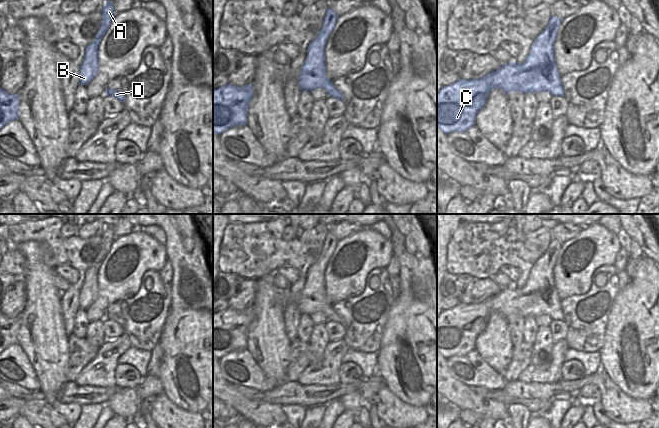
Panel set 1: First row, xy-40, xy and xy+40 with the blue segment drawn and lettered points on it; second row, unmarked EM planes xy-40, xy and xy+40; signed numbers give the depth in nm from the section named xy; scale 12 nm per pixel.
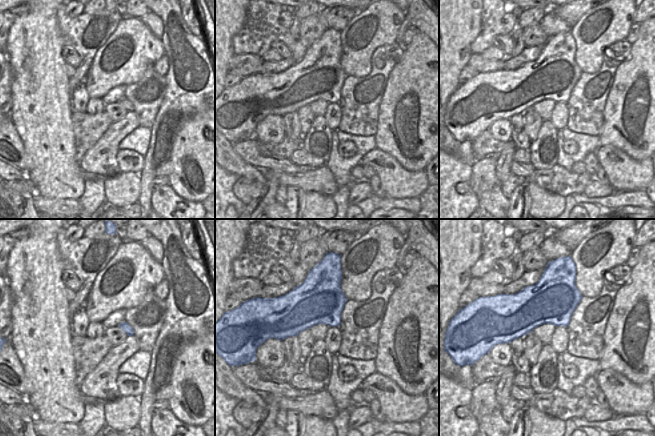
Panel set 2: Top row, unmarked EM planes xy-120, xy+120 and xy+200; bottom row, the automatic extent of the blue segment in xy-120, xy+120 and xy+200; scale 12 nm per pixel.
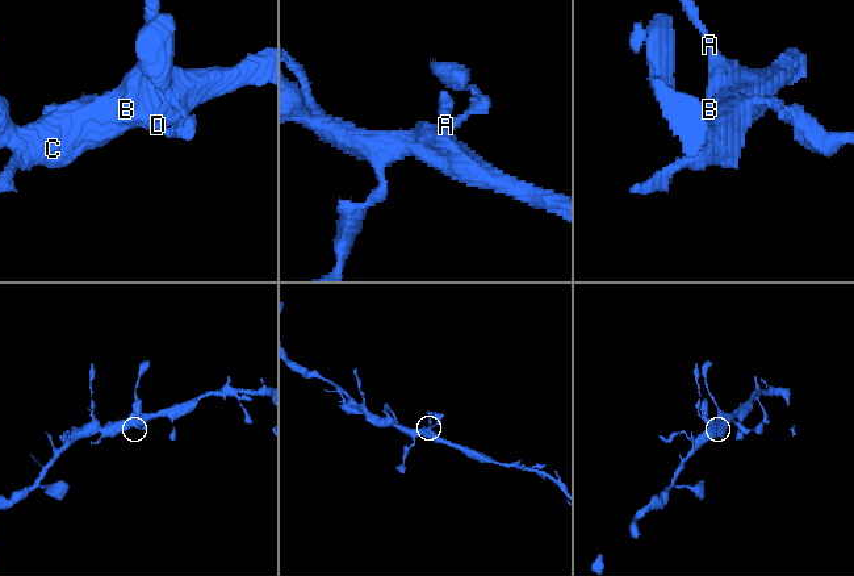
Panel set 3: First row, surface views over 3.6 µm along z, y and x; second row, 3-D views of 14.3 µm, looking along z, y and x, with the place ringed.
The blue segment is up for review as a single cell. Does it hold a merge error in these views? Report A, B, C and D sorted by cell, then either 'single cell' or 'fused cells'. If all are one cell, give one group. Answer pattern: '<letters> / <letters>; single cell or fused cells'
A B C D; single cell

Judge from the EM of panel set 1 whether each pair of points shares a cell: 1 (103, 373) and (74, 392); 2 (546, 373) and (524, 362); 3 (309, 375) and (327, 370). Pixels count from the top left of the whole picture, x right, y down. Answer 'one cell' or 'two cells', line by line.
1: two cells
2: two cells
3: one cell

